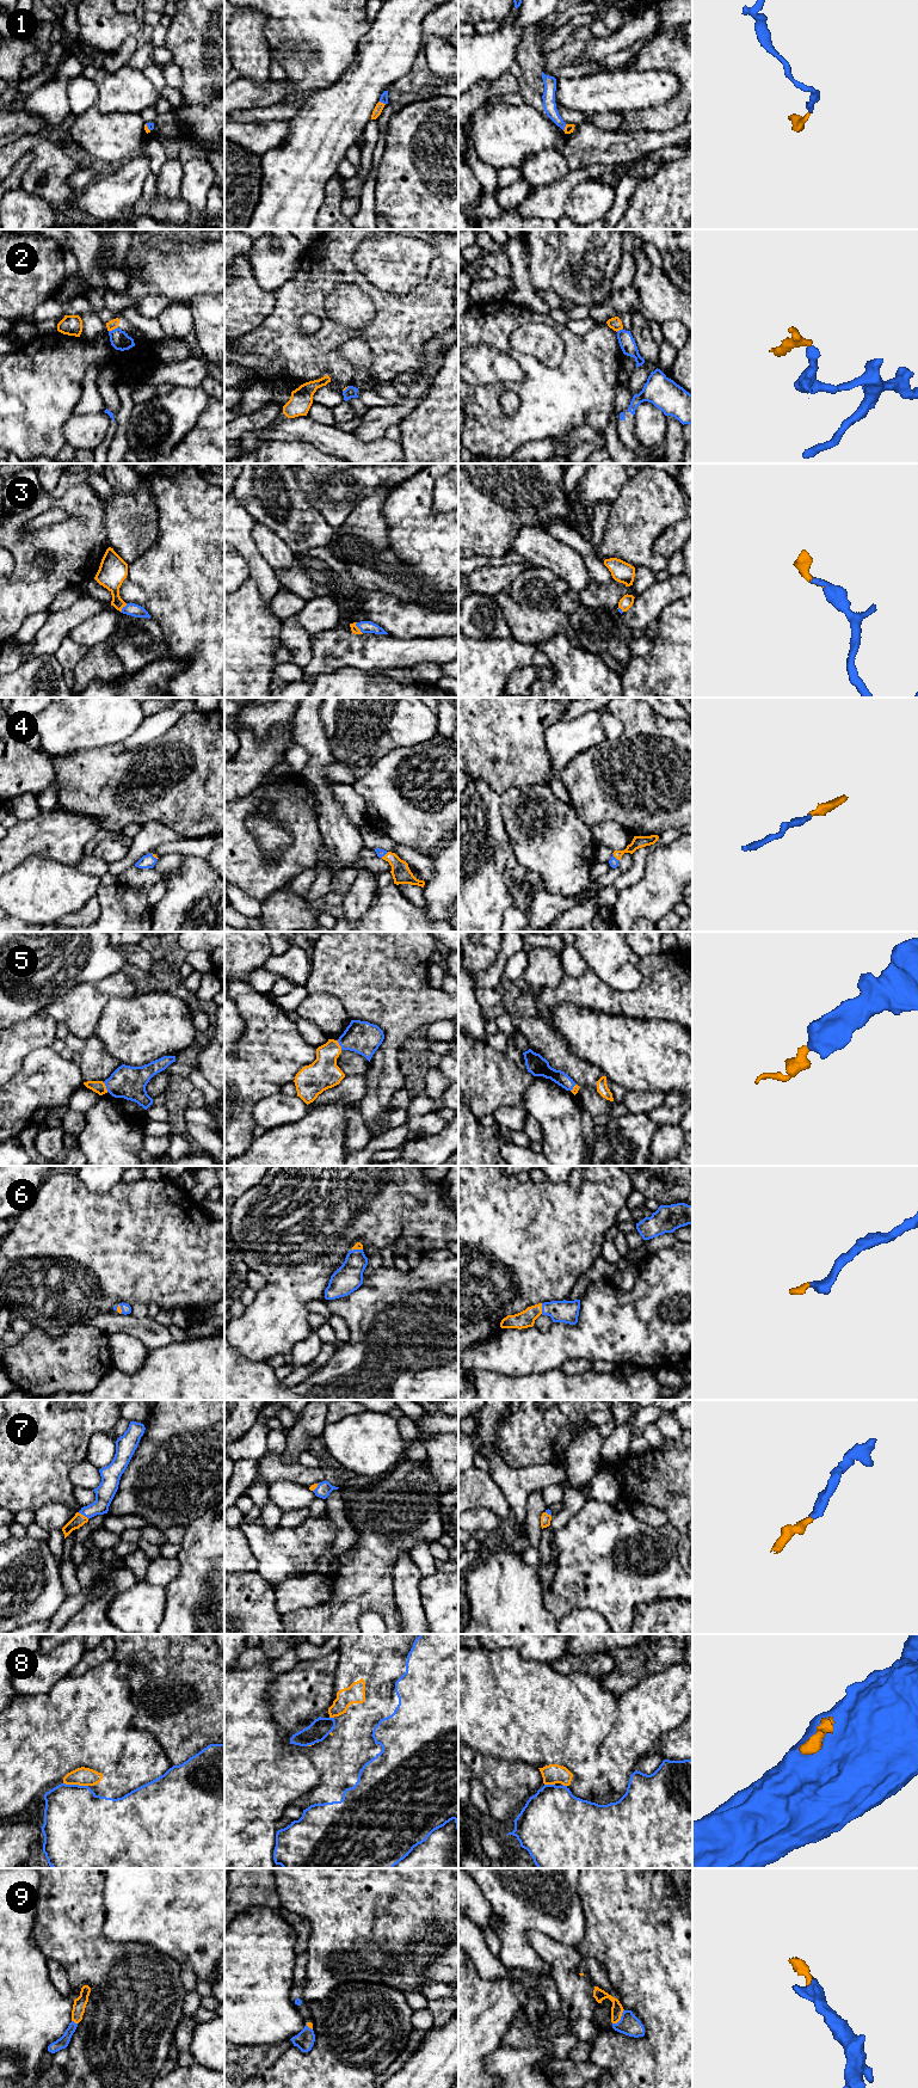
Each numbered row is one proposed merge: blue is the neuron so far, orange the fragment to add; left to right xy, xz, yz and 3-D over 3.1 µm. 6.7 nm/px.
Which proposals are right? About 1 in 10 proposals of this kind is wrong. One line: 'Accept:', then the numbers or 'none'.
Accept: 1, 3, 4, 5, 6, 7, 9

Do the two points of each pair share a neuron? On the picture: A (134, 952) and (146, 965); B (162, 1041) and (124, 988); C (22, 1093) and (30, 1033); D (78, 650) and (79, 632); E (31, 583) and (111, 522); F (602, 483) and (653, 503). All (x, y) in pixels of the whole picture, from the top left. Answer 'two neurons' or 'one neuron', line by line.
A: one neuron
B: two neurons
C: two neurons
D: two neurons
E: two neurons
F: two neurons

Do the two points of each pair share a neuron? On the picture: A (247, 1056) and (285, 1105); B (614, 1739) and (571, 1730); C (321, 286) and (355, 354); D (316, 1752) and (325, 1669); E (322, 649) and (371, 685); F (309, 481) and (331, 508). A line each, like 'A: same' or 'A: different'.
A: different
B: different
C: different
D: different
E: different
F: same

